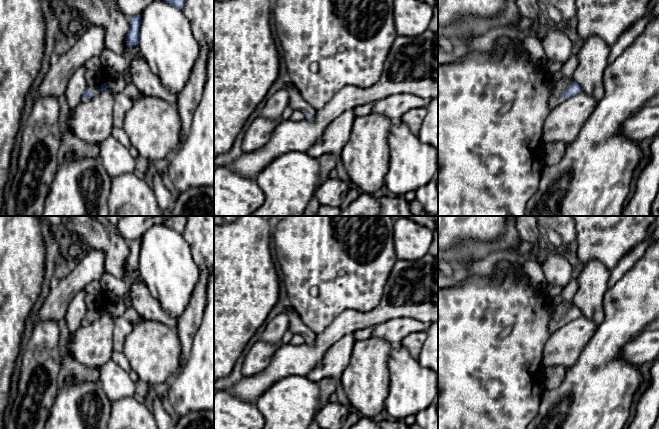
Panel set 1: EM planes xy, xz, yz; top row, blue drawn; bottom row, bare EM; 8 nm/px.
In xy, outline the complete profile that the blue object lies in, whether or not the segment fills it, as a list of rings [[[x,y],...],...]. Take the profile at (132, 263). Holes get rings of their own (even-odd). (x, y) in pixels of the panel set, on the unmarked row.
[[[140,238],[129,242],[130,252],[126,262],[126,270],[138,270],[139,267],[139,254],[141,250],[141,240]]]

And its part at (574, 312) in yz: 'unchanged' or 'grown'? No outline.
grown

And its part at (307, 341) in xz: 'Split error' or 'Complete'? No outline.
Split error

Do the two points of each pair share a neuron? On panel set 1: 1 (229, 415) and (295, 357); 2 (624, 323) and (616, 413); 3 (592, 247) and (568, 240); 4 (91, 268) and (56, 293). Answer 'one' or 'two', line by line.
1: two
2: one
3: two
4: one

